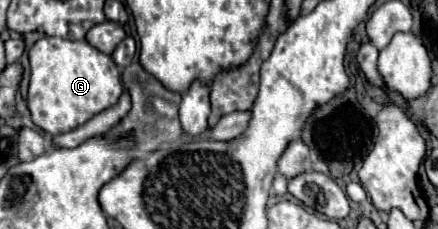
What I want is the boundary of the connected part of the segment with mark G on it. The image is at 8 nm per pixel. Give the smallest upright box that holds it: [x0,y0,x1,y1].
[28,37,122,135]

